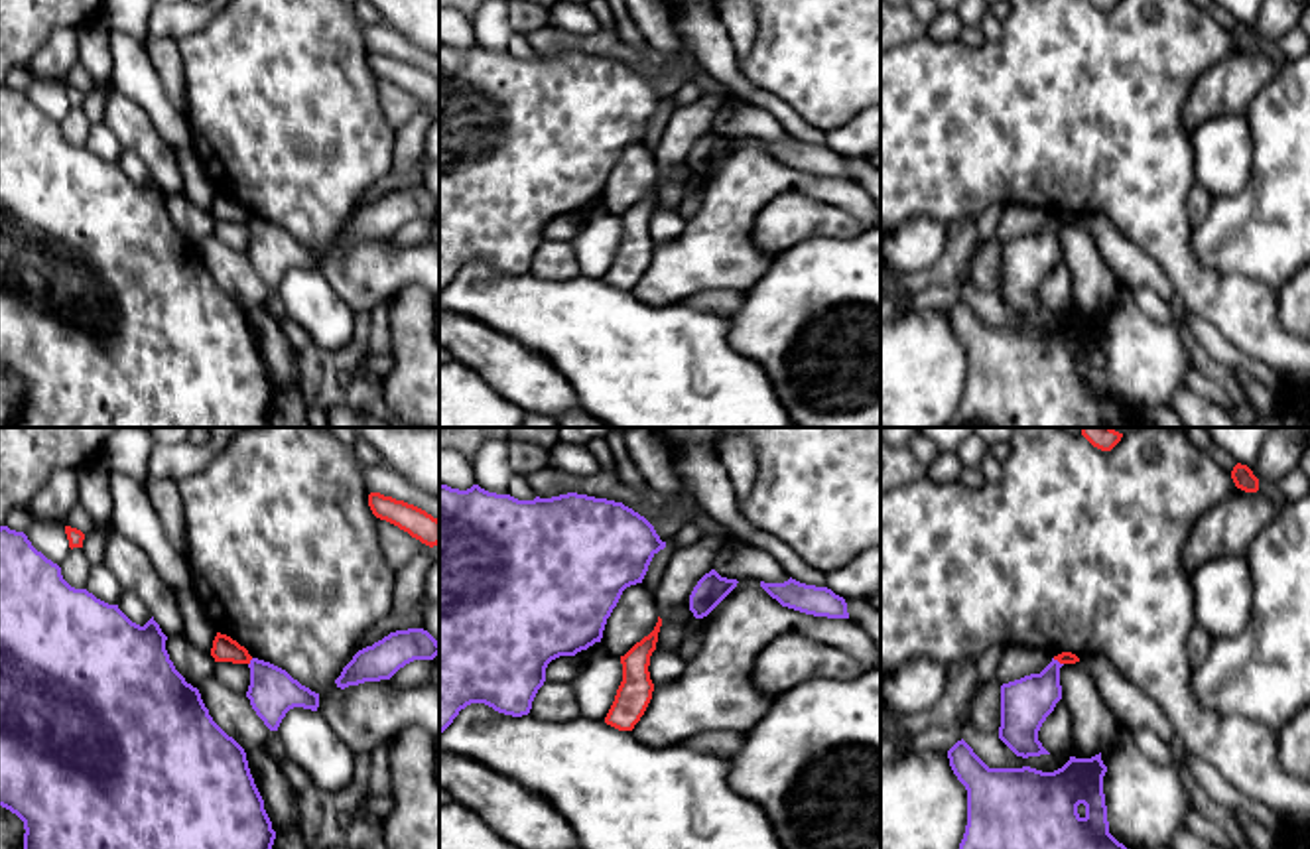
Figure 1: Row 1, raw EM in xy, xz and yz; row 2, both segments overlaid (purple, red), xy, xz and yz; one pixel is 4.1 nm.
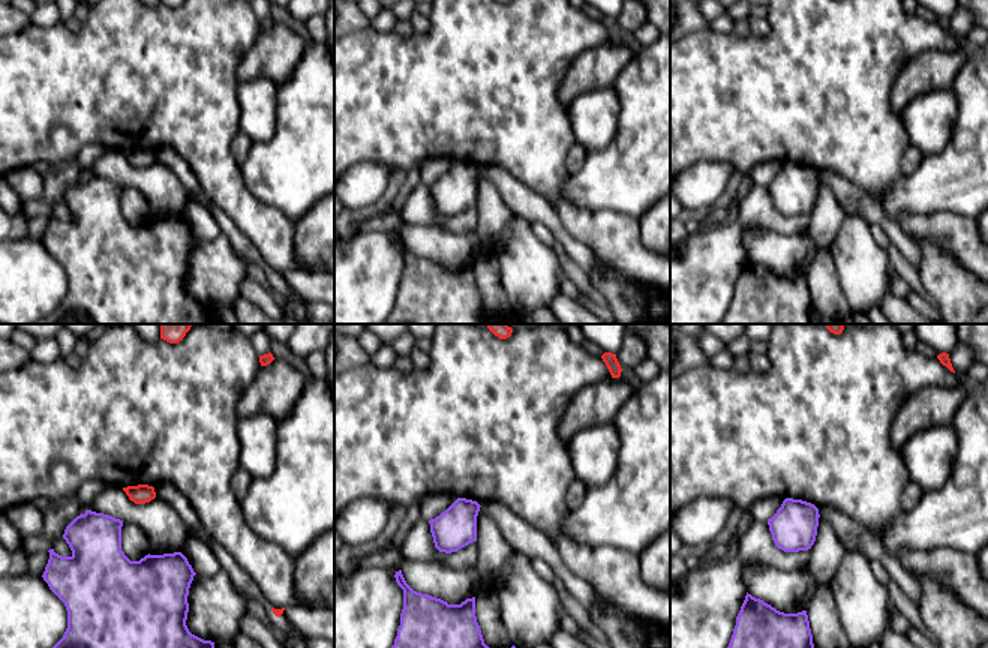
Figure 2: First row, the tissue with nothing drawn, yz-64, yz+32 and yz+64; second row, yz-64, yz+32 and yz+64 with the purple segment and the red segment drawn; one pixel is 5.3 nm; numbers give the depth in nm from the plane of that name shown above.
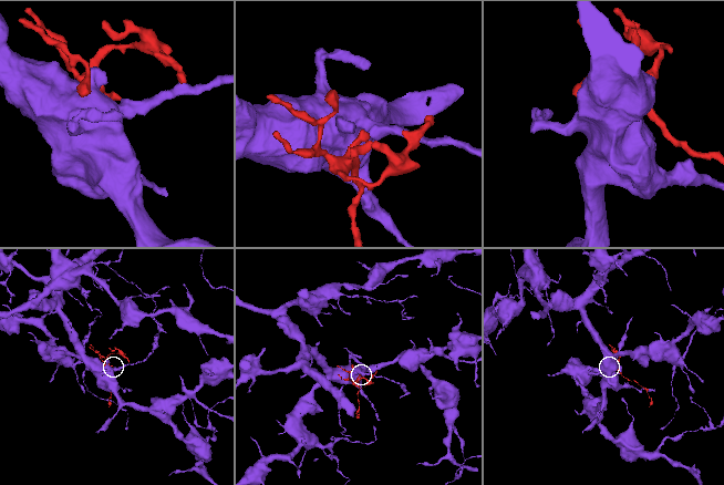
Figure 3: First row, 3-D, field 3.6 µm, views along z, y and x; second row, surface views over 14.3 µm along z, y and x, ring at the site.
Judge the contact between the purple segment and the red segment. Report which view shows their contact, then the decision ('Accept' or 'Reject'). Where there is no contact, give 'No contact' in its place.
Touches purple in xy. Reject

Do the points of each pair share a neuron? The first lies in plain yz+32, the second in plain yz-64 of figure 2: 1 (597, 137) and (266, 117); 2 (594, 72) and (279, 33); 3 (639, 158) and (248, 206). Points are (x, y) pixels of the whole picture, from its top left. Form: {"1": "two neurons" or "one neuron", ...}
{"1": "one neuron", "2": "one neuron", "3": "two neurons"}

